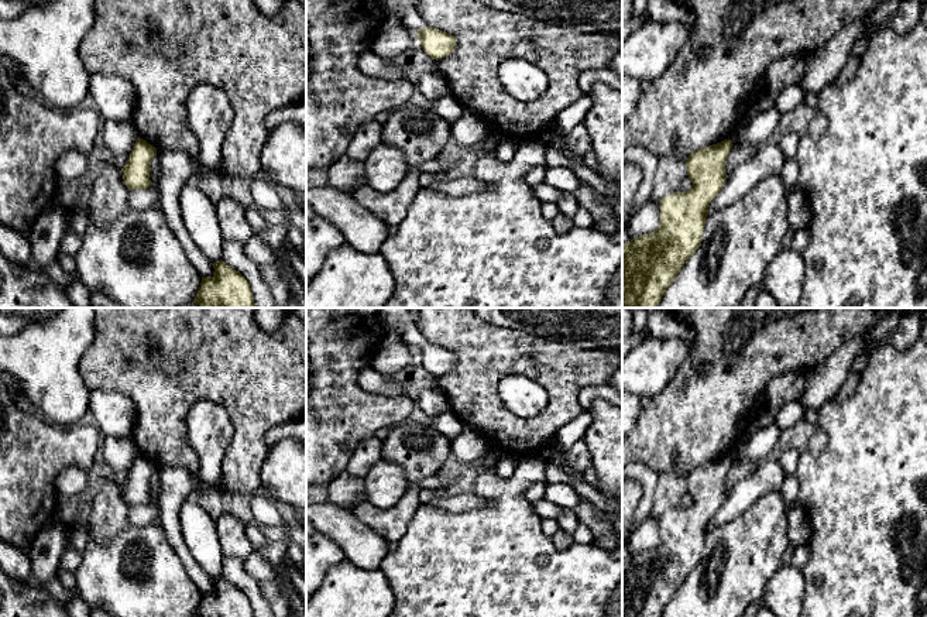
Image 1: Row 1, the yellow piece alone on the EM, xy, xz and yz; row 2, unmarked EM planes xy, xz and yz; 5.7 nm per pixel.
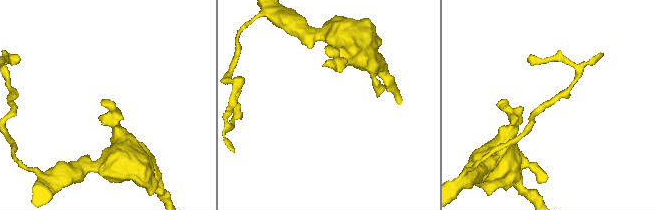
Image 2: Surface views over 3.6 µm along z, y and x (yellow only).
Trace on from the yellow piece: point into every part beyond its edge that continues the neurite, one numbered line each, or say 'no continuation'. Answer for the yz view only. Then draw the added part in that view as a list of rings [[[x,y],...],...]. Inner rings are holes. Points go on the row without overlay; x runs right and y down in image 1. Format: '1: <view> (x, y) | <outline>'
no continuation

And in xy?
no continuation

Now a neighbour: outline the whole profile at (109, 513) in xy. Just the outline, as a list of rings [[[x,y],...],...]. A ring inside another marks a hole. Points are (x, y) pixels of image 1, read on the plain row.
[[[106,477],[104,484],[97,490],[87,520],[92,538],[99,544],[107,544],[128,527],[128,504],[123,500],[121,484]]]

